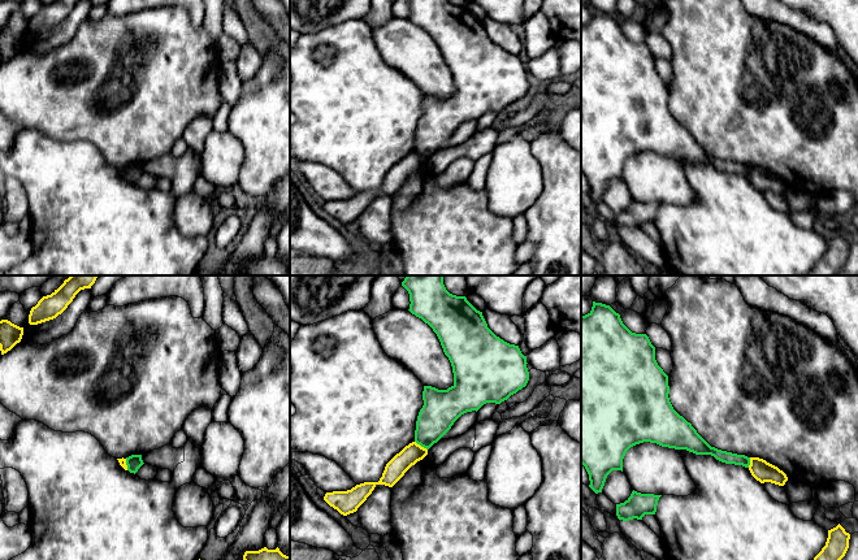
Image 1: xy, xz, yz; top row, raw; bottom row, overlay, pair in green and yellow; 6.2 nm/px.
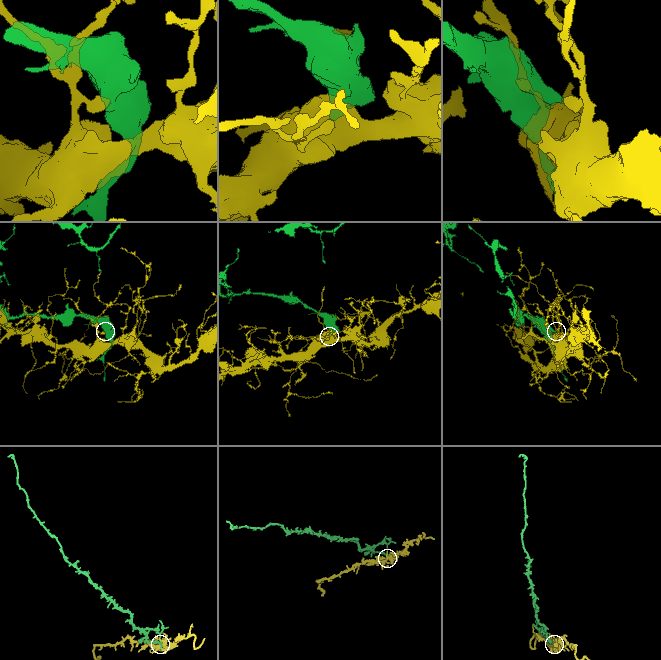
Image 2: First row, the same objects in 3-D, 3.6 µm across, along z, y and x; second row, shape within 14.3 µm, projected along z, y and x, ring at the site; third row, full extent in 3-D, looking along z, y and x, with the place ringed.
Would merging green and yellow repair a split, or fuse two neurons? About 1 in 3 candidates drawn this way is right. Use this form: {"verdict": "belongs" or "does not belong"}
{"verdict": "does not belong"}

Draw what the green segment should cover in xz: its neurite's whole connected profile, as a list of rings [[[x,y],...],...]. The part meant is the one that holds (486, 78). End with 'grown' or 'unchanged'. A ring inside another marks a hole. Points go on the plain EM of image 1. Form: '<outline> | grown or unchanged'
[[[408,0],[410,21],[428,32],[437,43],[445,64],[448,66],[454,94],[447,99],[424,95],[424,114],[419,121],[415,151],[429,159],[437,152],[464,122],[478,120],[486,112],[500,113],[526,95],[529,81],[526,65],[519,55],[497,45],[482,25],[465,5],[448,0]]] | unchanged

